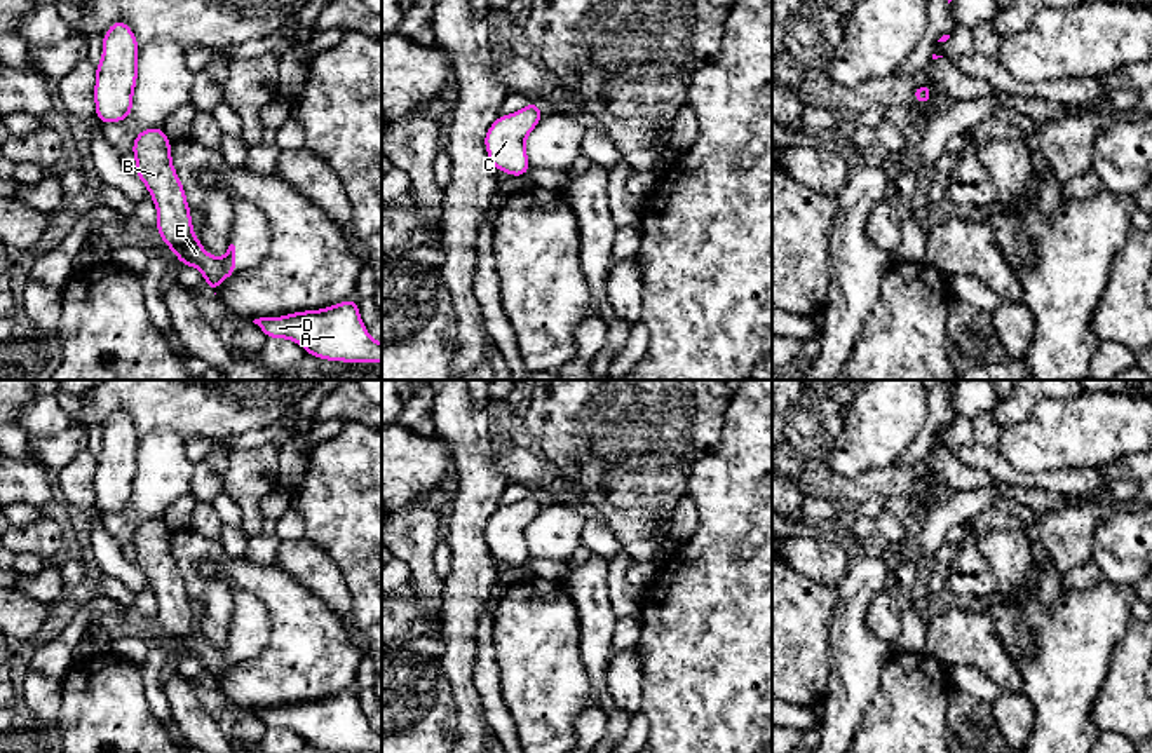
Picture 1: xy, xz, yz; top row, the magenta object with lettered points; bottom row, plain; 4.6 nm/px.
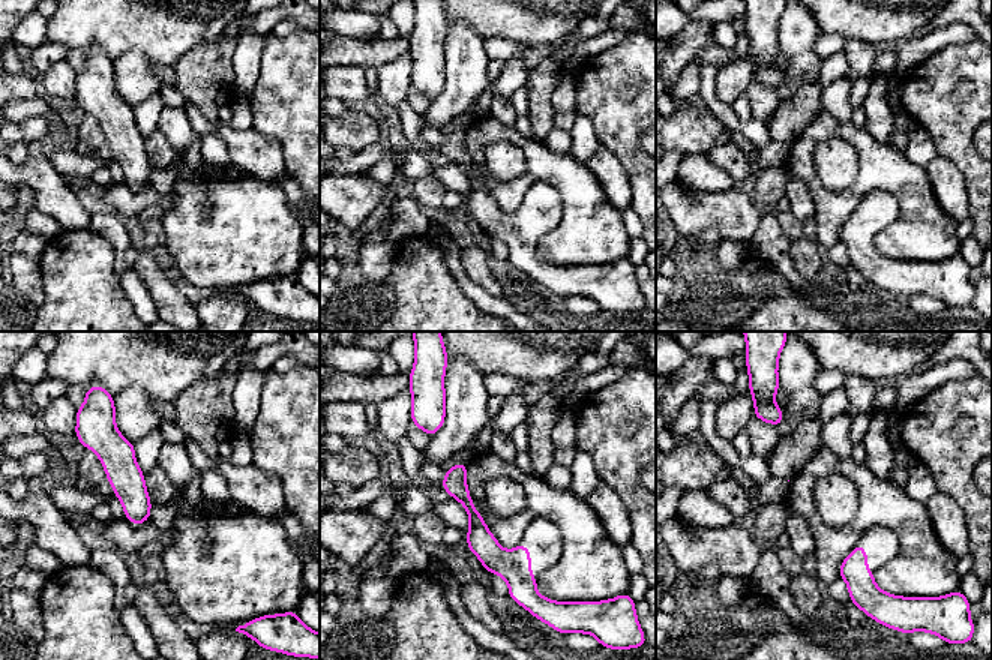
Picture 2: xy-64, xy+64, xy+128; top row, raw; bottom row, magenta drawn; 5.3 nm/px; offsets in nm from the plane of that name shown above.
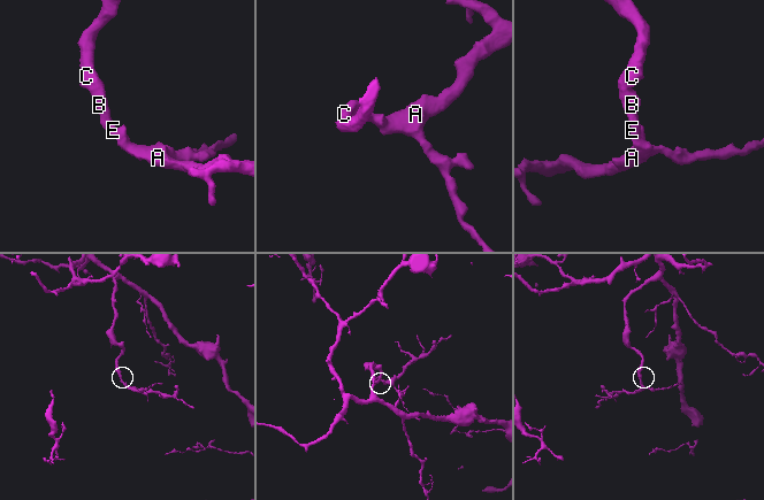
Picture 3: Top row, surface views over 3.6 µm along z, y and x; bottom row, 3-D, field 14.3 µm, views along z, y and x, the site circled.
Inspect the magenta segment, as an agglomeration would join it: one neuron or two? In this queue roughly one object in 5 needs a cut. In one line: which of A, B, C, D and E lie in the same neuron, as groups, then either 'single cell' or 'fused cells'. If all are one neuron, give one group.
A B C D E; single cell

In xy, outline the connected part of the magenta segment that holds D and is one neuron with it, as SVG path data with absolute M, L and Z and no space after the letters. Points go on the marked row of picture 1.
M356 300L329 309L295 312L253 321L267 338L288 338L307 354L328 361L382 363L382 343L375 342L361 321Z

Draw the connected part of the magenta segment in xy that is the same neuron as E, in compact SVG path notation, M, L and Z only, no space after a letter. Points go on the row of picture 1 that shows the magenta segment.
M162 127L138 132L131 152L136 157L136 174L157 207L157 232L181 265L202 272L209 291L214 293L228 275L235 274L235 246L230 244L223 258L214 258L202 248L200 239L193 237L190 207L173 167L171 141Z

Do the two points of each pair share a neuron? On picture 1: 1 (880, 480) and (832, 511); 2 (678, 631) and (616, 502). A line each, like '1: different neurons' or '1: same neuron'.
1: different neurons
2: different neurons

